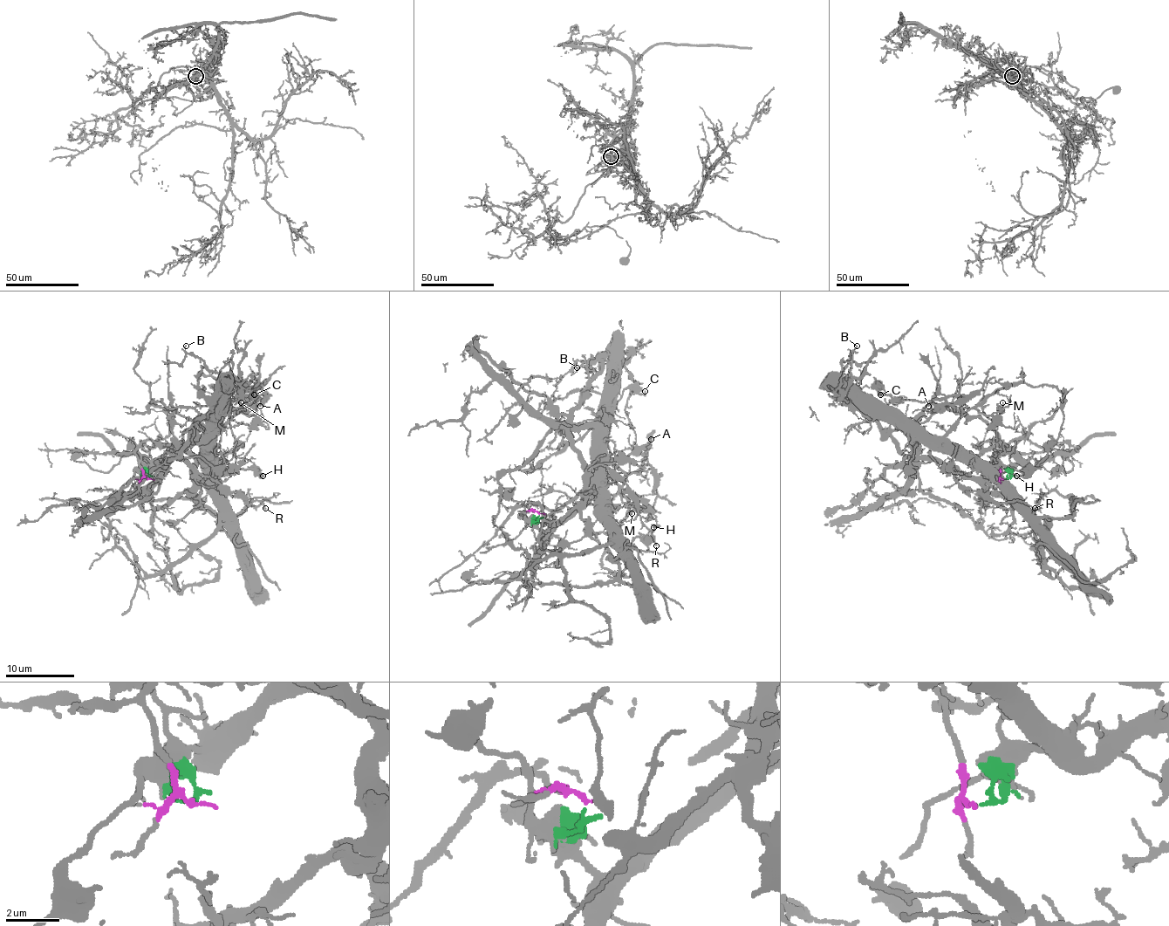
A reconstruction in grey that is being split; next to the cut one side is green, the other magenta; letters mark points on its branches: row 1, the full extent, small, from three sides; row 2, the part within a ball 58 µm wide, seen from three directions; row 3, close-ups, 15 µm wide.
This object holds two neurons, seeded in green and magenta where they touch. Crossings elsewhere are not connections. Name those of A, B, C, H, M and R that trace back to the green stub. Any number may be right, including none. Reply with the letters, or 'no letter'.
A, C, H, M, R

